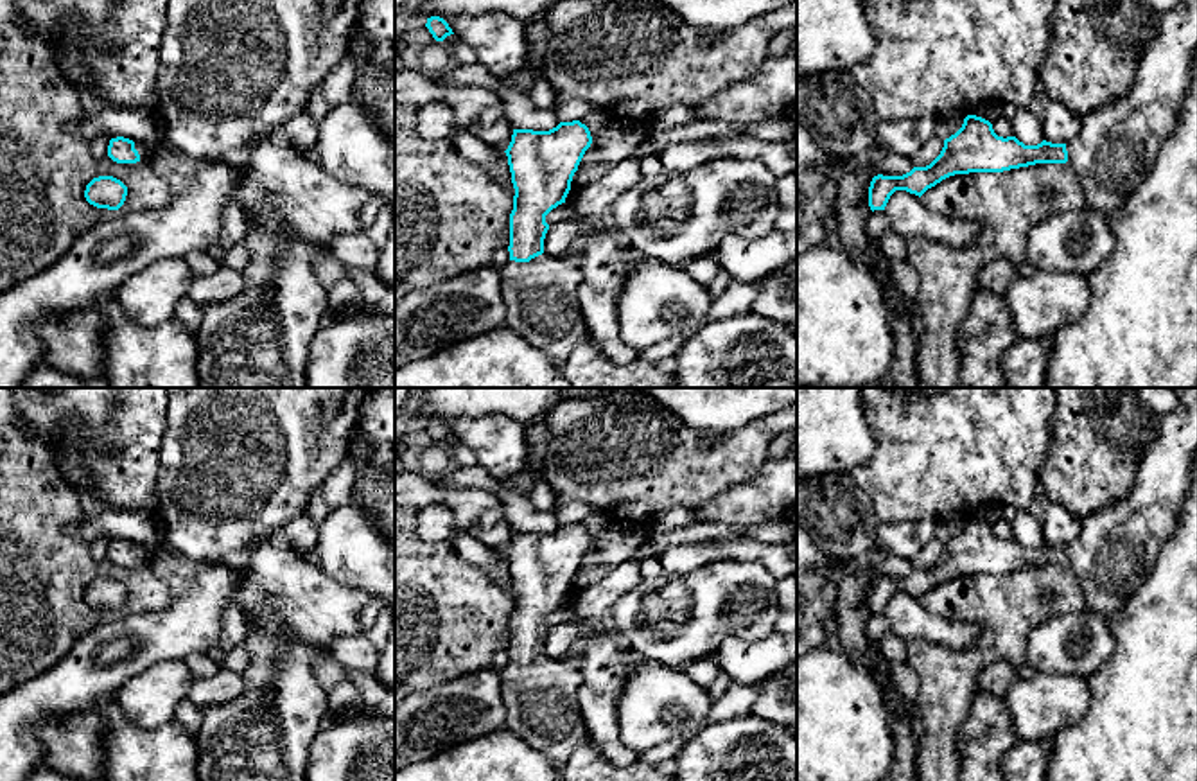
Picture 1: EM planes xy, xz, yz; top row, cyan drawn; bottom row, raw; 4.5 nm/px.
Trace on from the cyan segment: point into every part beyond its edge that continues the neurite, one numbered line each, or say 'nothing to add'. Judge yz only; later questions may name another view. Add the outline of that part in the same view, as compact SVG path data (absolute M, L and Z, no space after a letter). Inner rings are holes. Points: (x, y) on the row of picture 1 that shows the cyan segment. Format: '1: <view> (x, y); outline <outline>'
1: yz (1117, 146); outline M1175 0L1175 5L1158 18L1131 93L1084 117L1079 133L1066 142L1068 163L1084 187L1086 206L1105 215L1114 212L1150 172L1190 90L1195 50L1197 0Z

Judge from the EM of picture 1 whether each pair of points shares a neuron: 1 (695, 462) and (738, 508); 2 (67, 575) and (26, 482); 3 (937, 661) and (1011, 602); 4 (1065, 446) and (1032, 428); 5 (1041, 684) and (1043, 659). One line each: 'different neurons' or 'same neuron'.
1: different neurons
2: same neuron
3: same neuron
4: different neurons
5: different neurons

